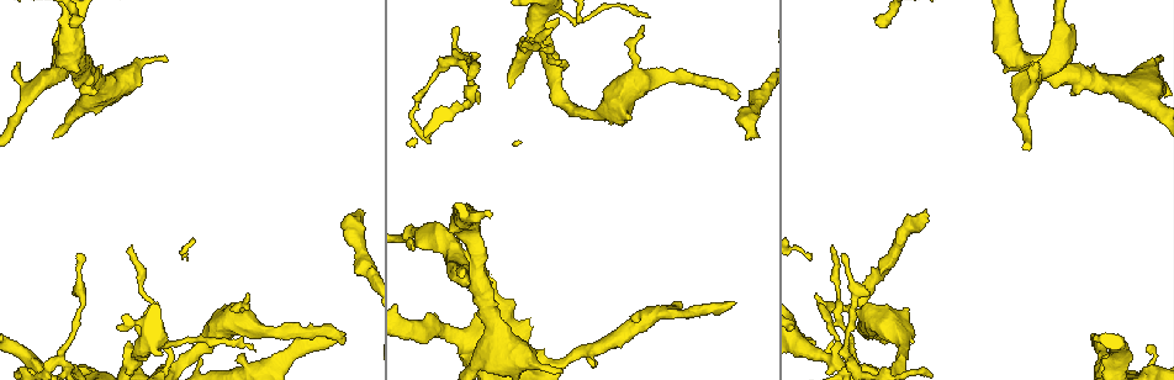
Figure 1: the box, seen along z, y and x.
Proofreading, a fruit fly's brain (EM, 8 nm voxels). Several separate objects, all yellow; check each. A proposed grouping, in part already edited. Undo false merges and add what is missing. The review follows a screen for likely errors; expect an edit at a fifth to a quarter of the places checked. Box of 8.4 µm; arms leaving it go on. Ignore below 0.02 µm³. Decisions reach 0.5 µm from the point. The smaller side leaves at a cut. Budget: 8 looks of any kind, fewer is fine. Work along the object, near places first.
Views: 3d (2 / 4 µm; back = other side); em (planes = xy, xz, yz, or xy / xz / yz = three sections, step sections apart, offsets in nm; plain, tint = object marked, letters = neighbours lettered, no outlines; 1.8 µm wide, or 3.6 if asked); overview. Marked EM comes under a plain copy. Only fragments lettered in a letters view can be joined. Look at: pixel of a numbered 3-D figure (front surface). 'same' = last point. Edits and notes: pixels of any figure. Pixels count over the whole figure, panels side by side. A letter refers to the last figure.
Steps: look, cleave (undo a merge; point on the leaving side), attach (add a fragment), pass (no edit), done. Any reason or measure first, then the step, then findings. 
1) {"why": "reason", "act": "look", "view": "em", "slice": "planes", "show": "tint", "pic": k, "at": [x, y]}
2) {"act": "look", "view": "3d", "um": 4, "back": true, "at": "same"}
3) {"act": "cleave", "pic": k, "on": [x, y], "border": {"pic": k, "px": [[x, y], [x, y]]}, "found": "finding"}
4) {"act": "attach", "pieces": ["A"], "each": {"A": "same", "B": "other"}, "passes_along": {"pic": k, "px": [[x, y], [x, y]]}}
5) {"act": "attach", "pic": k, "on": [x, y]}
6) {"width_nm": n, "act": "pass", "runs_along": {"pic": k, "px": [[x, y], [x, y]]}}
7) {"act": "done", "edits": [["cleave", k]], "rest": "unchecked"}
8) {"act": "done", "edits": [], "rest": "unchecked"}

{"why": "three-way junction", "act": "look", "view": "3d", "um": 4, "pic": 1, "at": [103, 89]}

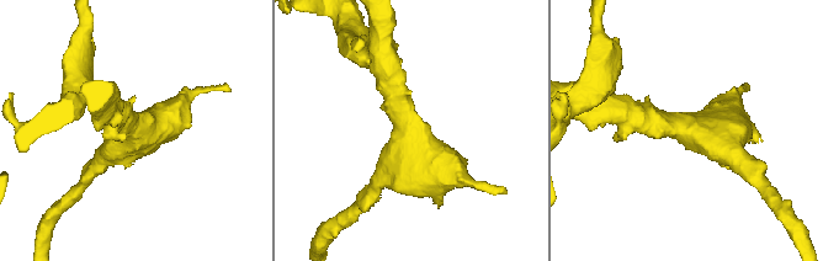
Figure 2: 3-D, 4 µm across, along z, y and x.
{"arms": 3, "arm_widths_nm": [200, 260, 360], "act": "look", "view": "em", "um": 3.6, "slice": "planes", "show": "tint", "pic": 2, "at": [696, 135]}

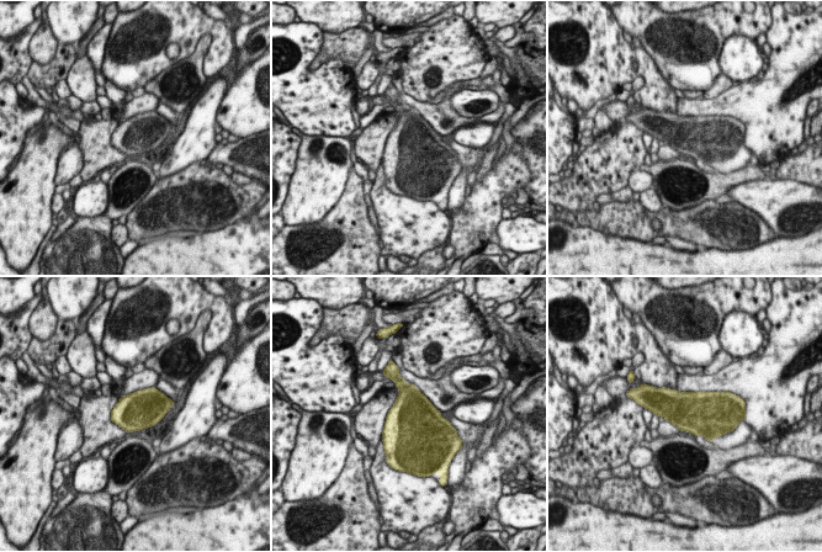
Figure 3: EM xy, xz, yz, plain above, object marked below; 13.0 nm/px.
{"act": "look", "view": "em", "um": 3.6, "slice": "planes", "show": "letters", "at": "same"}

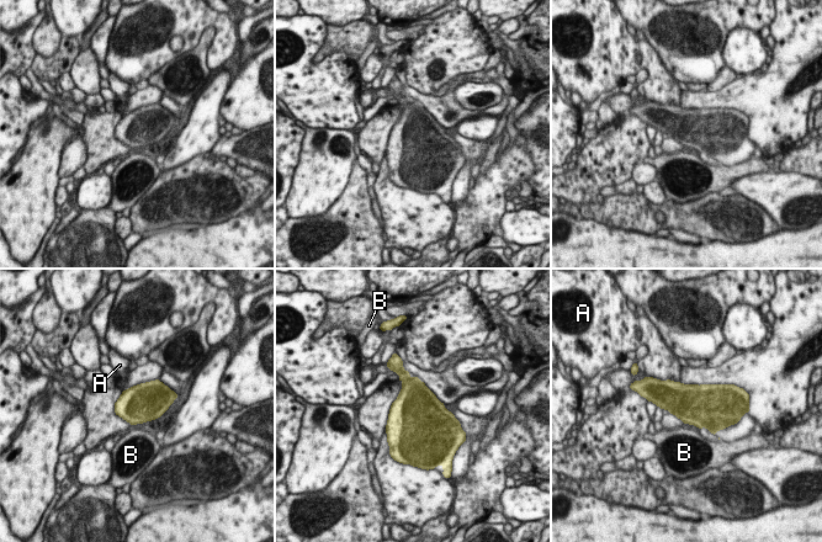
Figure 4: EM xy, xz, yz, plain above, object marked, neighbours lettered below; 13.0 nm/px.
{"act": "pass", "each": {"A": "other", "B": "other"}, "border": {"pic": 4, "px": [[657, 378], [678, 382]]}, "found": "one neuron here"}

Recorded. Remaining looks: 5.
{"why": "free end", "act": "look", "view": "em", "slice": "planes", "show": "letters", "pic": 1, "at": [1038, 62]}

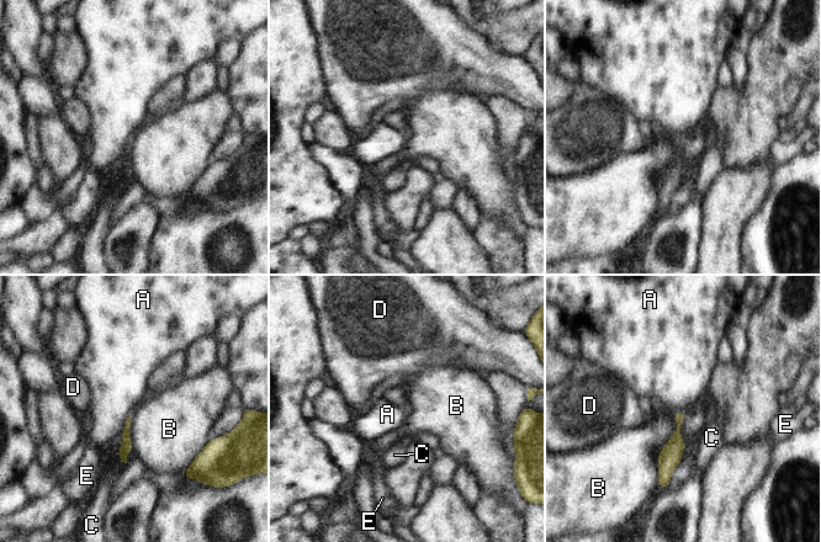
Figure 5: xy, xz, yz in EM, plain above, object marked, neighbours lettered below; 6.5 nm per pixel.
{"act": "pass", "each": {"A": "other", "B": "other", "C": "other", "D": "other", "E": "other"}, "runs_along": {"pic": 5, "px": [[678, 416], [665, 484]]}, "found": "none of them fits"}

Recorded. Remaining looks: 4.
{"why": "an open end", "act": "look", "view": "em", "slice": "planes", "show": "tint", "pic": 1, "at": [731, 301]}

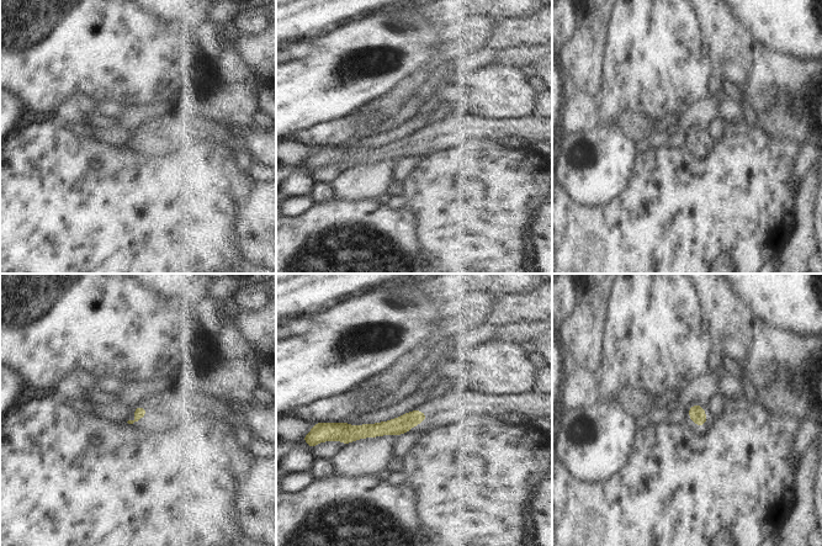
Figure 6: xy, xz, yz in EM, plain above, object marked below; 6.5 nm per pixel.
{"why": "what lies round it", "act": "look", "view": "em", "slice": "planes", "show": "letters", "at": "same"}

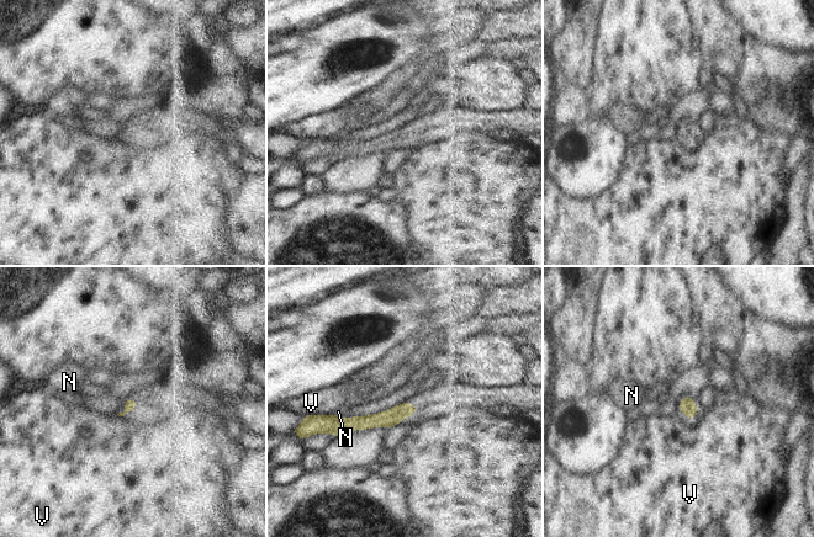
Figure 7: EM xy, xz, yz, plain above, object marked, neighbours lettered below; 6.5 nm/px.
{"act": "pass", "each": {"N": "other", "V": "other"}, "border": {"pic": 7, "px": [[698, 410], [693, 418], [682, 413]]}, "found": "none of them fits"}

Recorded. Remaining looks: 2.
{"act": "done", "edits": [], "rest": "unchecked"}

